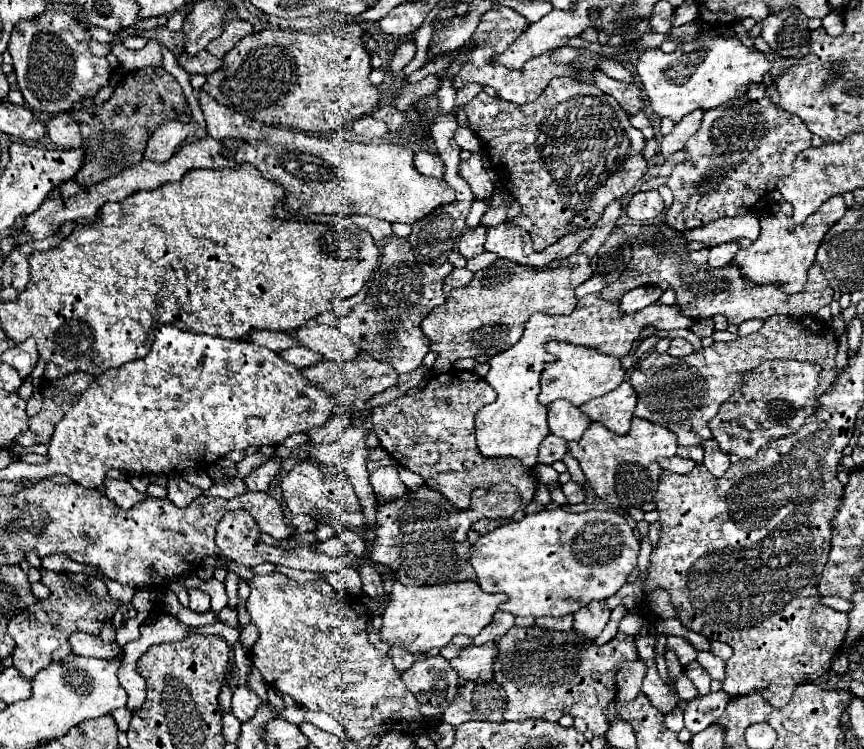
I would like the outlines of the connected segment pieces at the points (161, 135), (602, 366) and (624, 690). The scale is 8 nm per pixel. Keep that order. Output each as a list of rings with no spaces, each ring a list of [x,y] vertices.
[[[174,120],[174,122],[166,122],[166,124],[158,126],[154,130],[152,138],[148,140],[144,158],[154,160],[154,162],[168,162],[172,158],[172,154],[178,150],[178,146],[186,138],[194,136],[194,132],[196,132],[196,126],[192,122],[182,124],[182,122]]]
[[[550,342],[548,352],[558,354],[558,362],[550,364],[542,374],[542,390],[538,400],[542,404],[552,404],[554,400],[568,400],[574,406],[582,406],[584,402],[604,396],[610,390],[618,388],[624,380],[626,370],[620,364],[620,358],[608,356],[600,350],[592,350],[588,346],[580,344],[568,344],[568,342]]]
[[[632,660],[628,662],[628,666],[624,666],[624,670],[620,670],[618,674],[618,690],[620,690],[620,702],[628,702],[632,700],[642,686],[646,674],[646,666],[642,660]]]

